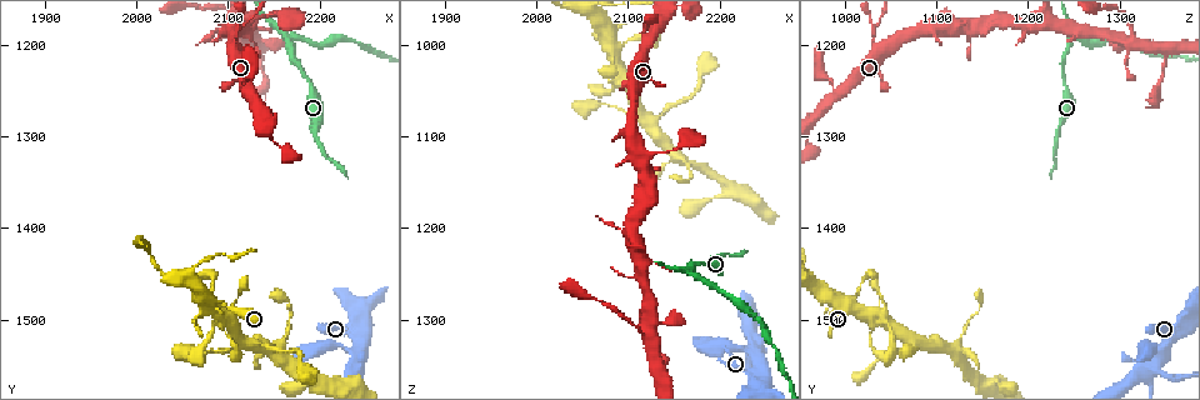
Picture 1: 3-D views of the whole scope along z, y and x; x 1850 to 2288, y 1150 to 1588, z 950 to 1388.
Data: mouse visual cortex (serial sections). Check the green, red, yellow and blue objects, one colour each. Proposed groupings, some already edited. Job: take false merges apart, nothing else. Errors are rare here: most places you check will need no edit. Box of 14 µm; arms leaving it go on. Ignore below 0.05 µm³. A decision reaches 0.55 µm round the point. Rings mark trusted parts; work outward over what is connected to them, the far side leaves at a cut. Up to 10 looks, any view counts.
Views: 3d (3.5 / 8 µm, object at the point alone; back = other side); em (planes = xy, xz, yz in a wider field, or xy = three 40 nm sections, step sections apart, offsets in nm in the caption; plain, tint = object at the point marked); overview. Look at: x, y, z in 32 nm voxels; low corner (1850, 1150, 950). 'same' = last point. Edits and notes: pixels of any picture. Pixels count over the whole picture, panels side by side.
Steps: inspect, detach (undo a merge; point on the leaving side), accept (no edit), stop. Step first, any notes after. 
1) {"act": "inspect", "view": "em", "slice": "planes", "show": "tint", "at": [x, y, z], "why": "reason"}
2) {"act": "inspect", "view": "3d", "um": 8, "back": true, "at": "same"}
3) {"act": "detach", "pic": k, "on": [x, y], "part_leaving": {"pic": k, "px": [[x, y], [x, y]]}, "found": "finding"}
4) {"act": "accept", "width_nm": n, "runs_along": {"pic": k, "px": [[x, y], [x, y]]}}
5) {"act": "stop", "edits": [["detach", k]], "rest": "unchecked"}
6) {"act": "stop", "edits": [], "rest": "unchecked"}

{"act": "inspect", "view": "3d", "um": 8, "at": [2245, 1515, 1360], "why": "abrupt turn"}

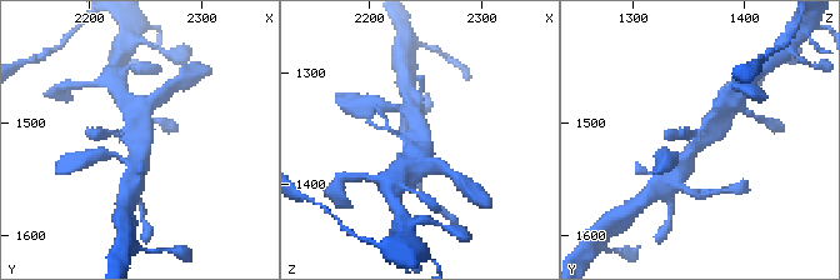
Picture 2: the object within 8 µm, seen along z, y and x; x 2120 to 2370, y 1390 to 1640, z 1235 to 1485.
{"act": "inspect", "view": "em", "slice": "xy", "step": 1, "show": "tint", "at": [2248, 1516, 1362]}

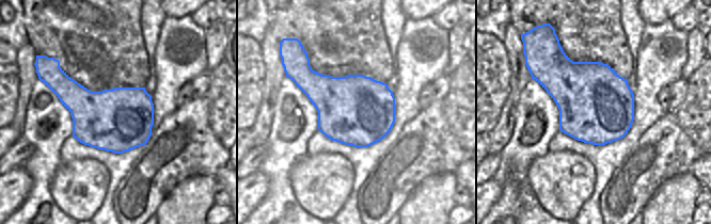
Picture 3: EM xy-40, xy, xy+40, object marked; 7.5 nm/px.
{"act": "accept", "runs_along": {"pic": 2, "px": [[393, 130], [420, 140], [428, 161]]}, "found": "all the same cell"}

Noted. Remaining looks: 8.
{"act": "inspect", "view": "3d", "um": 3.5, "at": [2150, 1535, 1120], "why": "small branch off a trunk"}

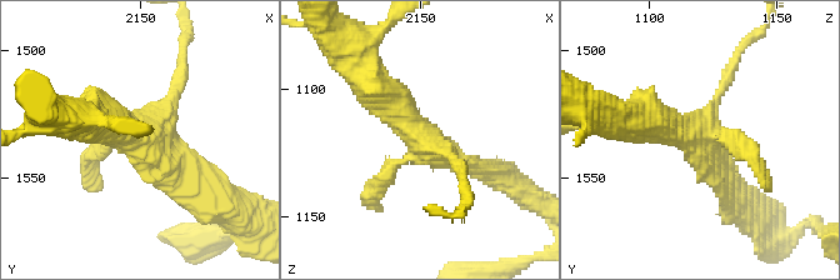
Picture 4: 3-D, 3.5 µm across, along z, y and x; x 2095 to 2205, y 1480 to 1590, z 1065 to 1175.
{"act": "inspect", "view": "em", "slice": "xy", "step": 1, "show": "tint", "at": [2152, 1535, 1120]}

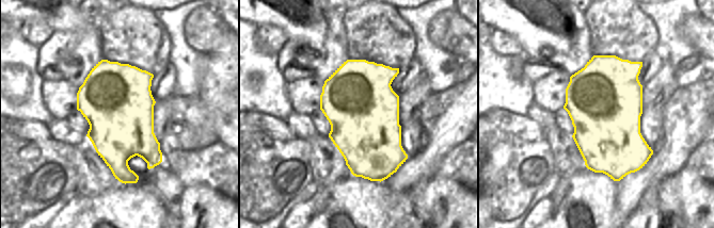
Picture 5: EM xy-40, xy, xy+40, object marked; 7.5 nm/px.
{"act": "accept", "found": "one cell here"}

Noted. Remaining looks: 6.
{"act": "inspect", "view": "3d", "um": 3.5, "at": [2170, 1195, 1245], "why": "a fork"}

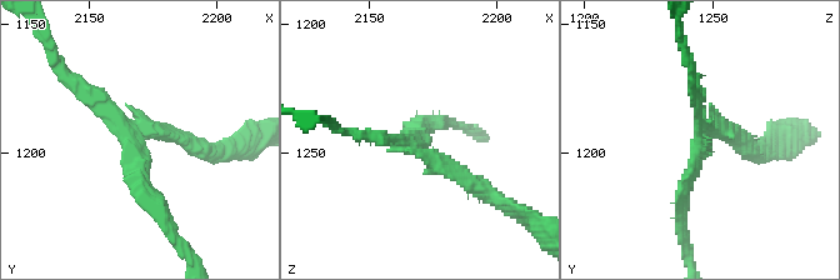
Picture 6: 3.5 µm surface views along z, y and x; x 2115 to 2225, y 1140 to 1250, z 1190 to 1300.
{"act": "detach", "pic": 6, "on": [454, 170], "found": "two cells meet here"}

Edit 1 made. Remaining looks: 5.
{"act": "inspect", "view": "3d", "um": 8, "at": [2110, 1180, 1030], "why": "sudden change in width"}

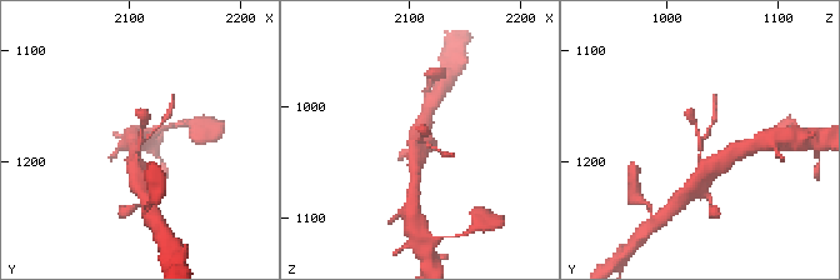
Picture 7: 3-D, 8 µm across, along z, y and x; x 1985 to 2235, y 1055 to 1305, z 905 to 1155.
{"act": "inspect", "view": "em", "slice": "xy", "step": 5, "show": "tint", "at": [2110, 1182, 1032], "arms": 3, "arm_widths_nm": [100, 200, 350], "why": "now the EM"}

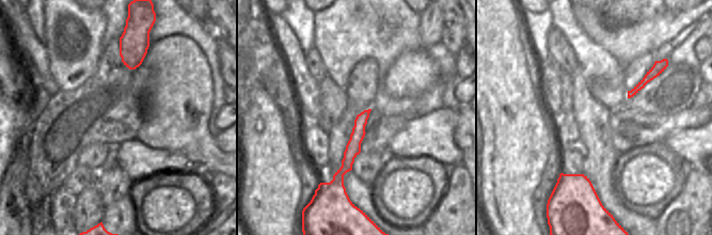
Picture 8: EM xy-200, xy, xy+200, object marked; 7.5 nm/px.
{"act": "accept", "runs_along": {"pic": 8, "px": [[366, 112], [338, 185]]}, "found": "continuous, no second cell"}

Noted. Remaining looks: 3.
{"act": "stop", "edits": [["detach", 6]], "rest": "unchecked"}

